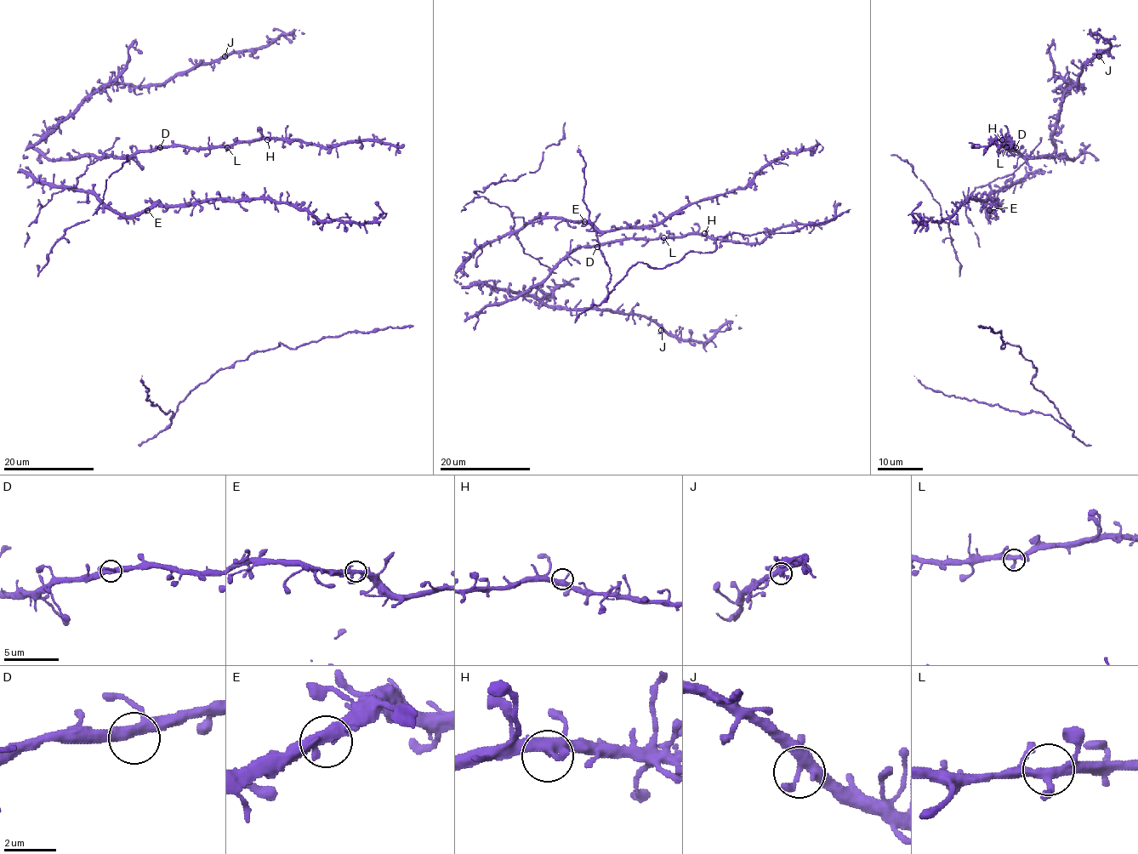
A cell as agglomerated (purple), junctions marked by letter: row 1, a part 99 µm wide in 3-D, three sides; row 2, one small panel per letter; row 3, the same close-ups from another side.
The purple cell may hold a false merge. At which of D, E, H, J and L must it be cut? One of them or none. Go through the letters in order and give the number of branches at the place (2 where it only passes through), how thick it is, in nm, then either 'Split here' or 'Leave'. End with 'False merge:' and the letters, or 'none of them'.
D: Branches: 3. Thickness 360 nm. Leave
E: Branches: 3. Thickness 360 nm. Leave
H: Branches: 3. Thickness 380 nm. Leave
J: Branches: 3. Thickness 360 nm. Leave
L: Branches: 3. Thickness 320 nm. Leave
False merge: none of them

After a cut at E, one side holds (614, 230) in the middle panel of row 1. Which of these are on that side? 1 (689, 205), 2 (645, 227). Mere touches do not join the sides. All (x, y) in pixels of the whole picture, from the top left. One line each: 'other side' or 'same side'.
1: same side
2: same side

